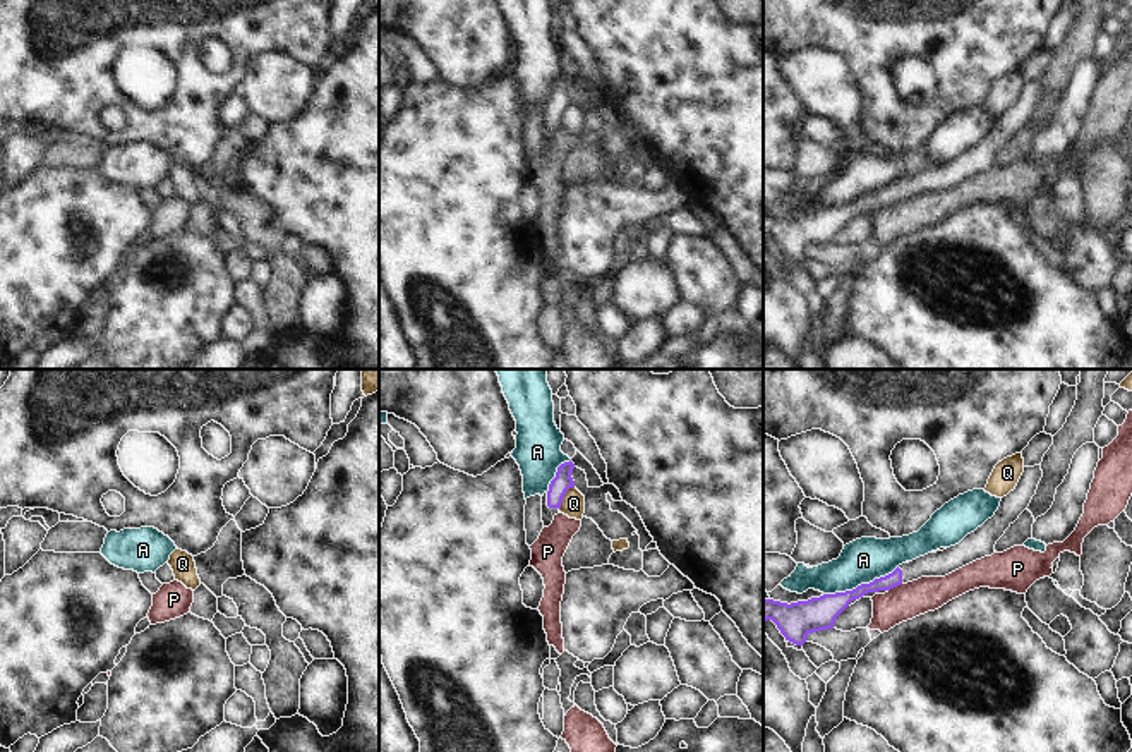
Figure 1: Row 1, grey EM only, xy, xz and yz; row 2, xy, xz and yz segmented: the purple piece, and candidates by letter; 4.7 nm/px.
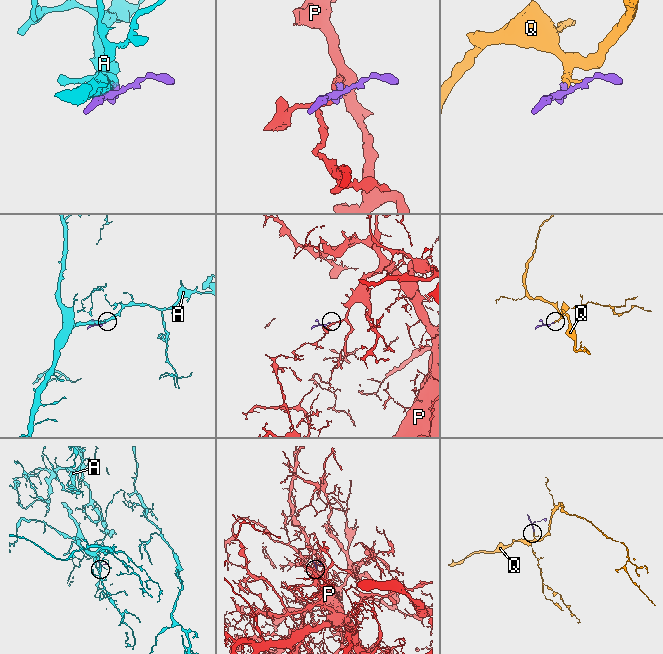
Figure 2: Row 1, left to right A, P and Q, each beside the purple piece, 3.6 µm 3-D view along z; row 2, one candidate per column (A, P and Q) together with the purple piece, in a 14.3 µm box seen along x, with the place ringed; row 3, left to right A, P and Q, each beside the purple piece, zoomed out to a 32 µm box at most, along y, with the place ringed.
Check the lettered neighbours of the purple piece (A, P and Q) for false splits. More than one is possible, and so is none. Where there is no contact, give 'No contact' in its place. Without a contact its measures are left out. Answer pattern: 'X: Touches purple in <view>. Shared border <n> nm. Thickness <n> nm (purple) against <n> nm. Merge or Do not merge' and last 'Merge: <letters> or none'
A: Touches purple in yz. Shared border 380 nm. Thickness 160 nm (purple) against 200 nm. Do not merge
P: Touches purple in yz. Shared border 80 nm. Thickness 70 nm (purple) against 170 nm. Do not merge
Q: Touches purple in xz. Shared border 130 nm. Thickness 90 nm (purple) against 110 nm. Do not merge
Merge: none

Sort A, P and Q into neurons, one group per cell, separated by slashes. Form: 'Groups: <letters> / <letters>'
Groups: A / P / Q

